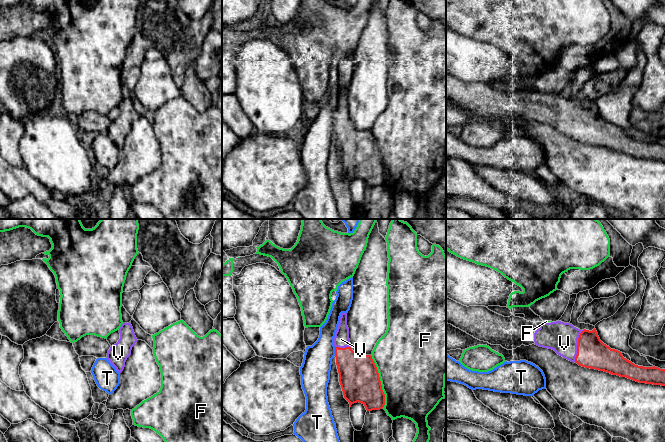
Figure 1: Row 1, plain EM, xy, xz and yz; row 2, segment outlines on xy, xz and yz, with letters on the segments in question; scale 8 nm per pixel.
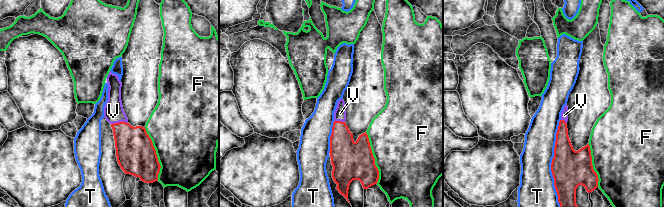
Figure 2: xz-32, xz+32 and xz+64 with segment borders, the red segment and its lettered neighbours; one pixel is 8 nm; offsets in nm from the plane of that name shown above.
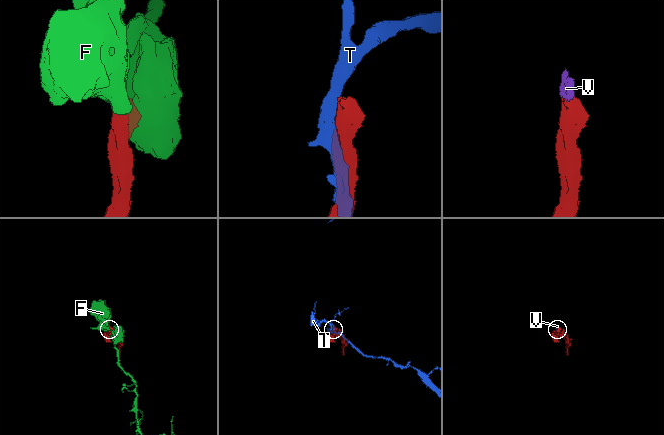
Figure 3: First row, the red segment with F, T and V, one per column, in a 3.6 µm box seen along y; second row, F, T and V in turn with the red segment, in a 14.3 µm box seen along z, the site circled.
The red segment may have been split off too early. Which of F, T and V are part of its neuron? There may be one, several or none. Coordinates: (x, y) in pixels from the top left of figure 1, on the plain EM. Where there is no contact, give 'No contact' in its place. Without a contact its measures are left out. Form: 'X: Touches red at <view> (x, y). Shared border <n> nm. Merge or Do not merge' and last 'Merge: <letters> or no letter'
F: Touches red at xz (380, 157). Shared border 440 nm. Do not merge
T: Touches red at xz (335, 127). Shared border 70 nm. Do not merge
V: Touches red at yz (577, 122). Shared border 260 nm. Merge
Merge: V

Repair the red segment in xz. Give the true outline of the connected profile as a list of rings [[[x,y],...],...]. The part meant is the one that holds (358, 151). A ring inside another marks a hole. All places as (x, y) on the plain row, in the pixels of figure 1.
[[[342,89],[334,113],[336,141],[344,174],[350,183],[362,179],[367,187],[380,186],[385,170],[371,131],[357,131],[351,124],[347,89]]]

